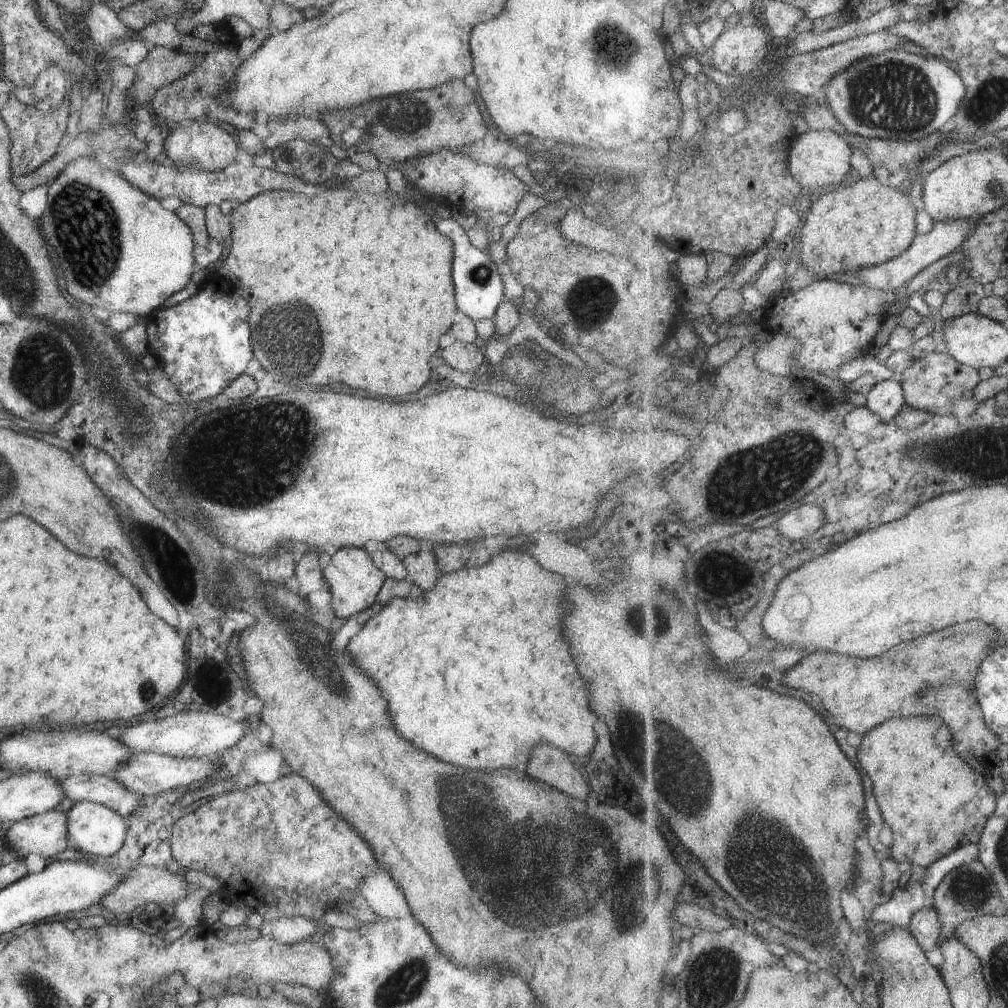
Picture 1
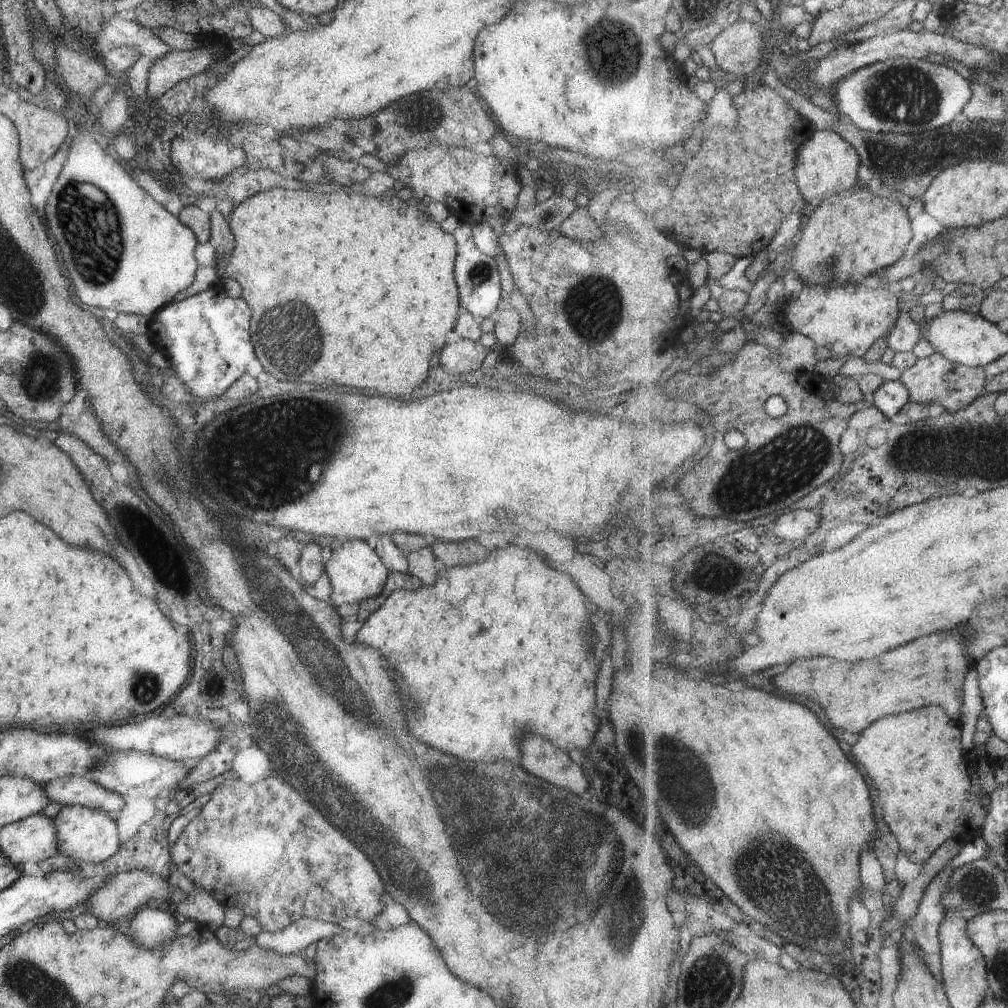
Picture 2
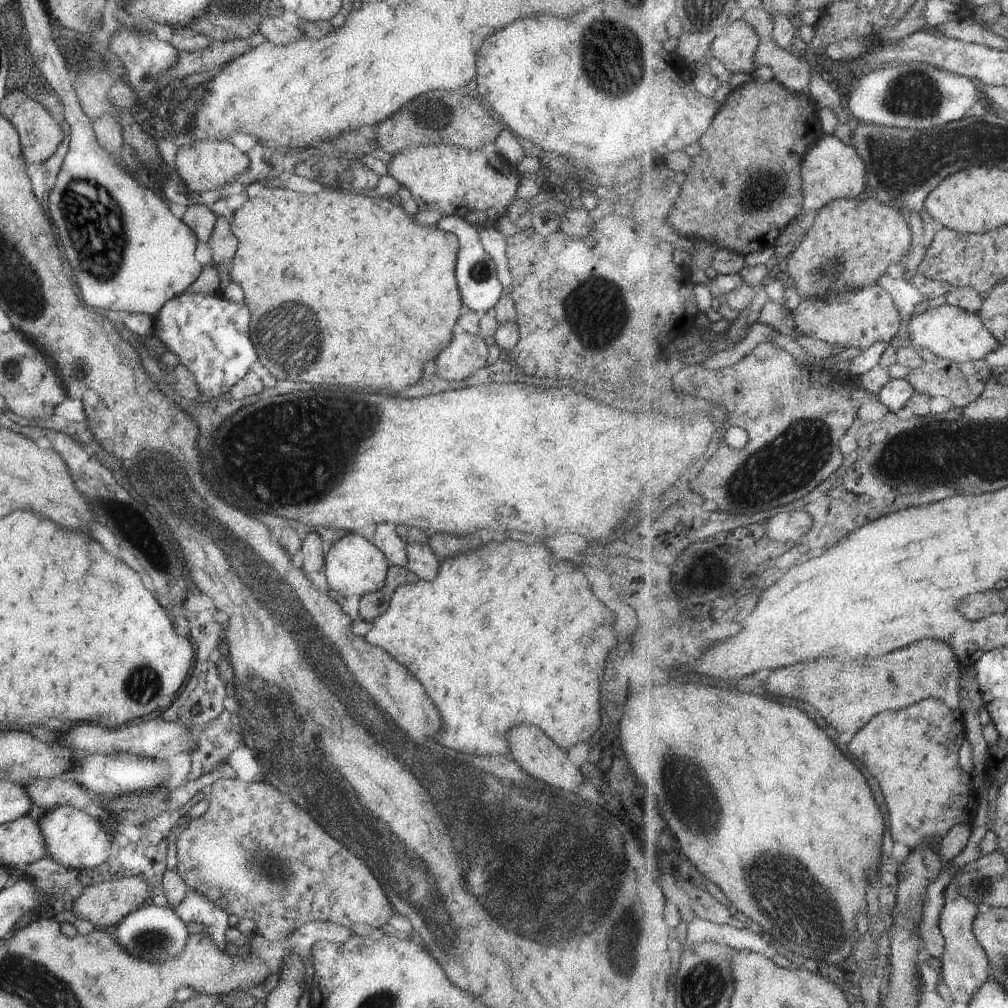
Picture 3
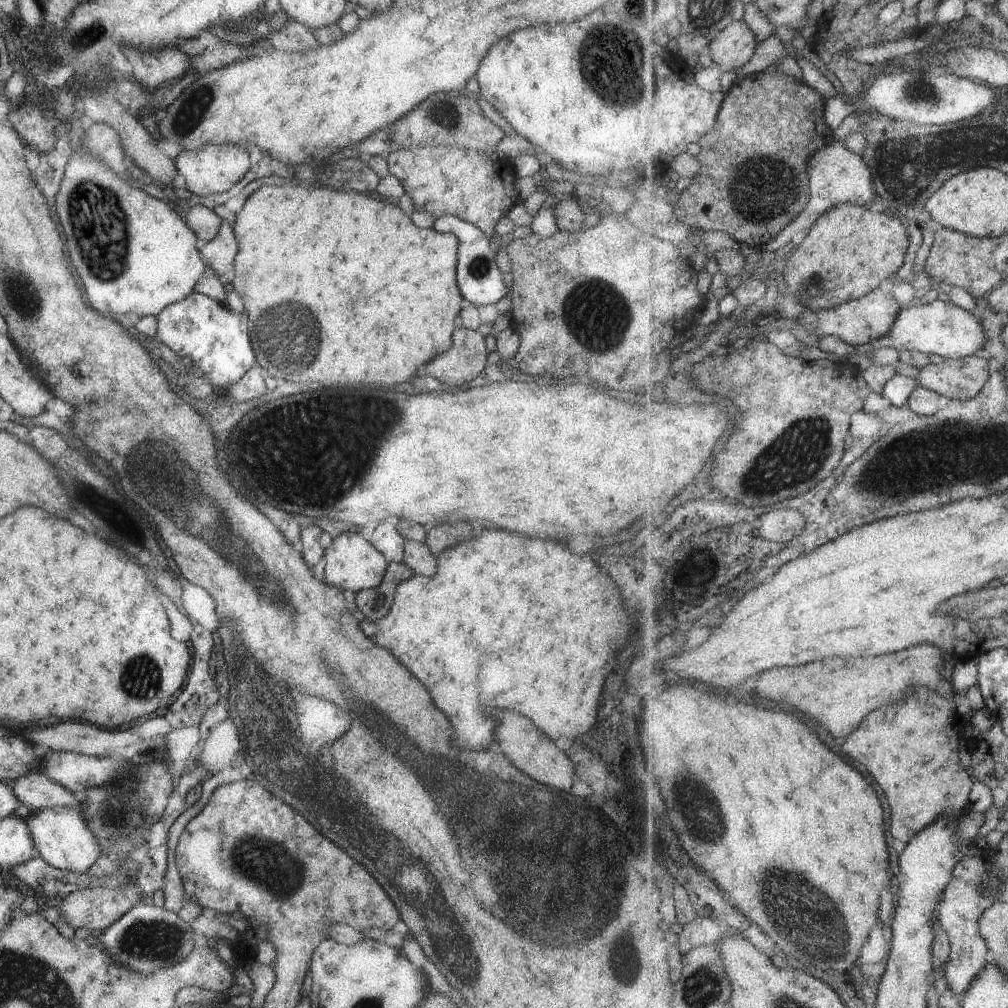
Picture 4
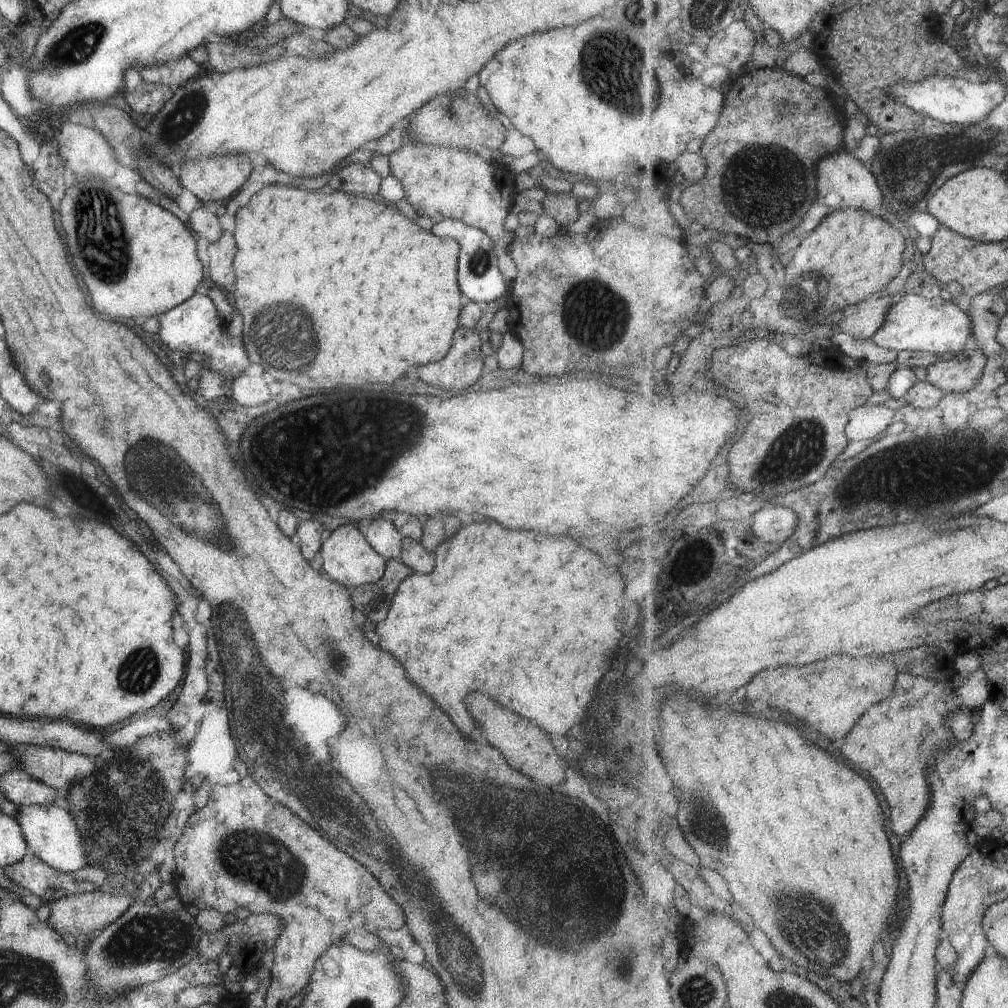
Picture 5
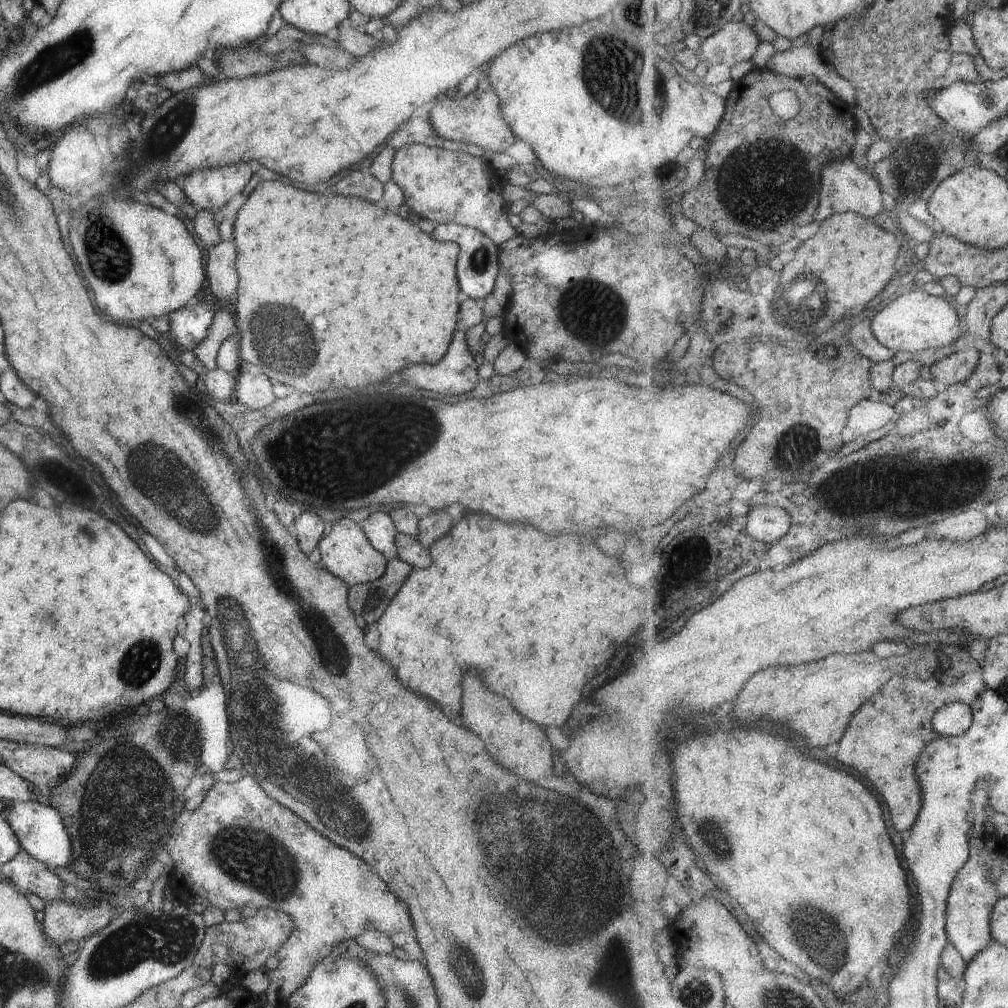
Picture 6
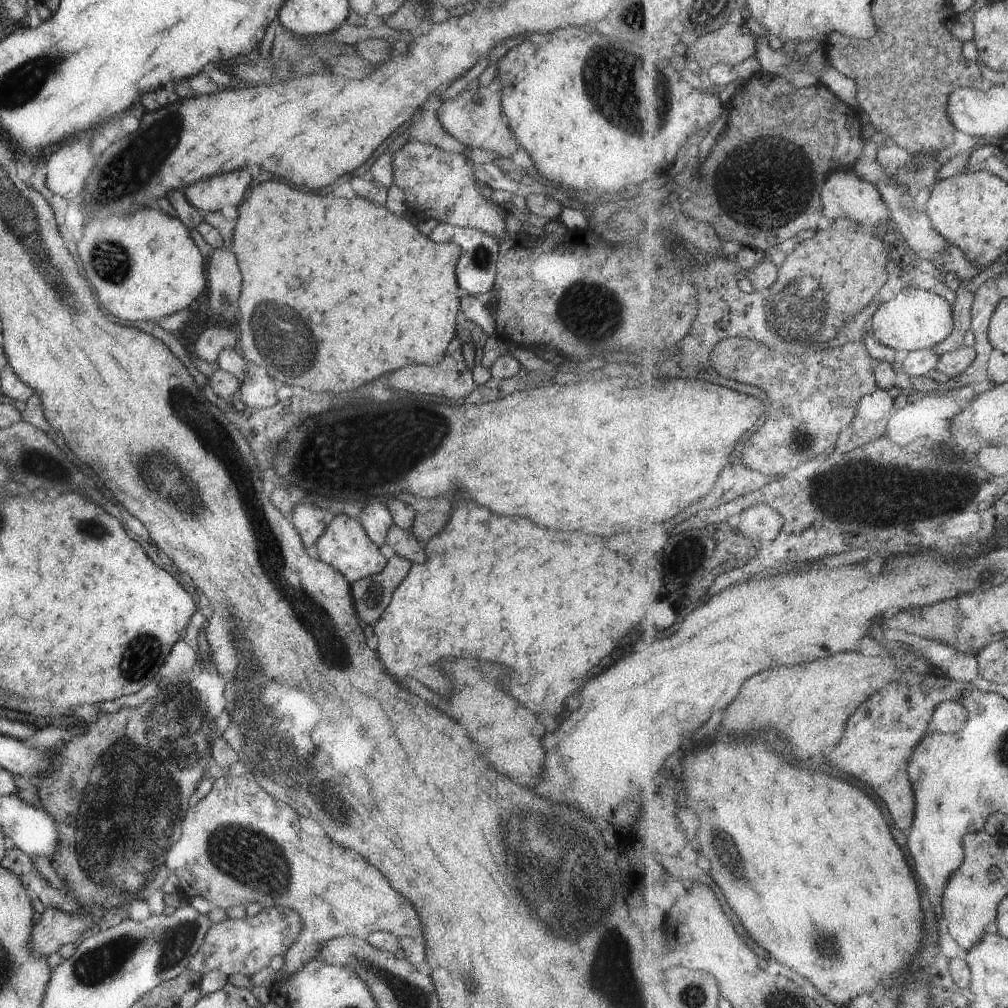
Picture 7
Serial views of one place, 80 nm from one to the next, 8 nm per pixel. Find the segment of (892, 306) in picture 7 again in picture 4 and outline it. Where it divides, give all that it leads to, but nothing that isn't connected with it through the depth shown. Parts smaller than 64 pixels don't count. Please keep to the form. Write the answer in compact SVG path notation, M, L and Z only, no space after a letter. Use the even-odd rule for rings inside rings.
M935 299L922 305L918 305L916 301L914 304L900 309L890 331L886 335L871 340L869 344L855 346L858 353L867 353L880 348L892 348L897 349L899 352L910 350L938 354L945 359L955 360L967 358L972 354L984 354L985 334L982 324L975 318L975 314L956 305L951 300Z

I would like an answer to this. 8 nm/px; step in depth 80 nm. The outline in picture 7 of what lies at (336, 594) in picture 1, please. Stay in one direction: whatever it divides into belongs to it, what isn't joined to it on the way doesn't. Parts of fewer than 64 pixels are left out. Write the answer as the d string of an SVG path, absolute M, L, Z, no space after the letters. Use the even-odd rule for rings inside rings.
M343 513L332 516L331 521L314 545L317 549L318 559L340 572L349 584L364 576L379 572L386 563L386 559L379 553L379 547L373 544L361 523Z

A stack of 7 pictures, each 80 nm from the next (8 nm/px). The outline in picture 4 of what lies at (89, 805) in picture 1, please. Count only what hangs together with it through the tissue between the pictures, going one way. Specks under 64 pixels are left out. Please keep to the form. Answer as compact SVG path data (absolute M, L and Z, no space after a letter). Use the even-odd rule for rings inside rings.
M47 807L31 811L23 820L31 835L35 855L53 868L83 873L101 855L94 834L76 811L67 807Z

